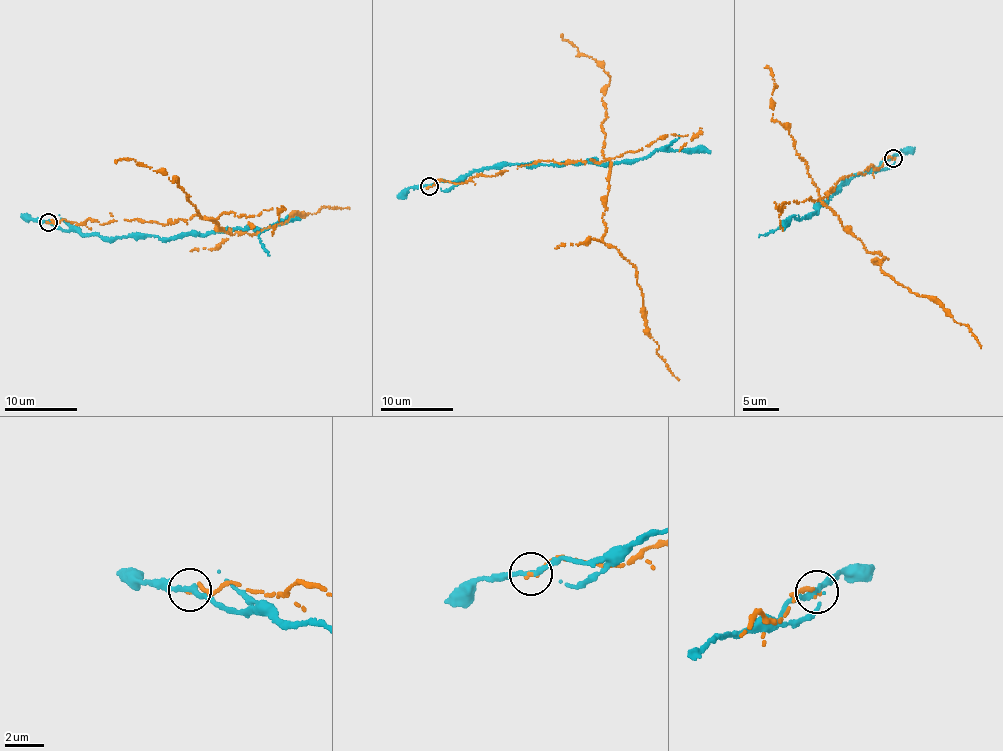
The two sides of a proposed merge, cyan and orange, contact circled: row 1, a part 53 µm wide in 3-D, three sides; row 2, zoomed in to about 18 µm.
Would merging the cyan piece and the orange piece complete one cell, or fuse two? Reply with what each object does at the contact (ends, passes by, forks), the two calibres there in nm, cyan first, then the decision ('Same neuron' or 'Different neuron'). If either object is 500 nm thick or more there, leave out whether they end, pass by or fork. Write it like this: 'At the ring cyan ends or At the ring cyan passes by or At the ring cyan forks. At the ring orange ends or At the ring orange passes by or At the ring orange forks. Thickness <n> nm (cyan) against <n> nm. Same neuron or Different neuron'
At the ring cyan passes by. At the ring orange ends. Thickness 280 nm (cyan) against 180 nm. Different neuron

